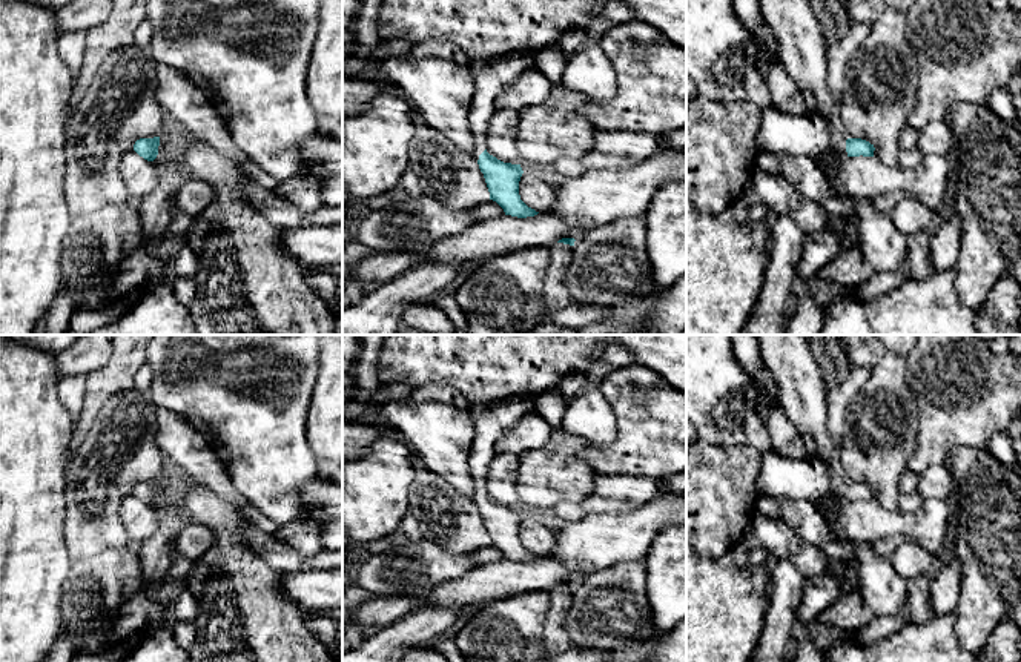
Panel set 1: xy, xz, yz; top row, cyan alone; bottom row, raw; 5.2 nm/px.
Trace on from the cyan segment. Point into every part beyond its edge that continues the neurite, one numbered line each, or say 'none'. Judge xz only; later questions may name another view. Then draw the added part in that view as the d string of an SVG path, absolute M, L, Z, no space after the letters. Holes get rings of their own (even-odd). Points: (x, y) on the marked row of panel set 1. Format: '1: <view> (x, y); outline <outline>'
1: xz (492, 77); outline M530 52L510 54L494 60L470 60L474 75L474 98L470 109L470 121L476 138L476 152L485 151L485 135L491 115L496 112L496 97L534 63Z

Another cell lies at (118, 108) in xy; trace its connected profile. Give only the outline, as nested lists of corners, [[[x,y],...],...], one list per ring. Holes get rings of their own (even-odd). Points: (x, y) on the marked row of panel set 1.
[[[134,43],[103,60],[66,124],[63,192],[72,217],[124,206],[121,157],[140,138],[177,135],[155,89],[155,61]]]

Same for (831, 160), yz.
[[[831,147],[826,149],[814,157],[820,166],[823,167],[824,174],[834,180],[841,170],[843,161],[848,158],[846,147]]]

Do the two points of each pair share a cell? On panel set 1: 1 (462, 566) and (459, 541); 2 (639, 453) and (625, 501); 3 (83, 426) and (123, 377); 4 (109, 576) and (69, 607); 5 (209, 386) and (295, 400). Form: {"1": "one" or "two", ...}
{"1": "two", "2": "two", "3": "one", "4": "one", "5": "one"}

